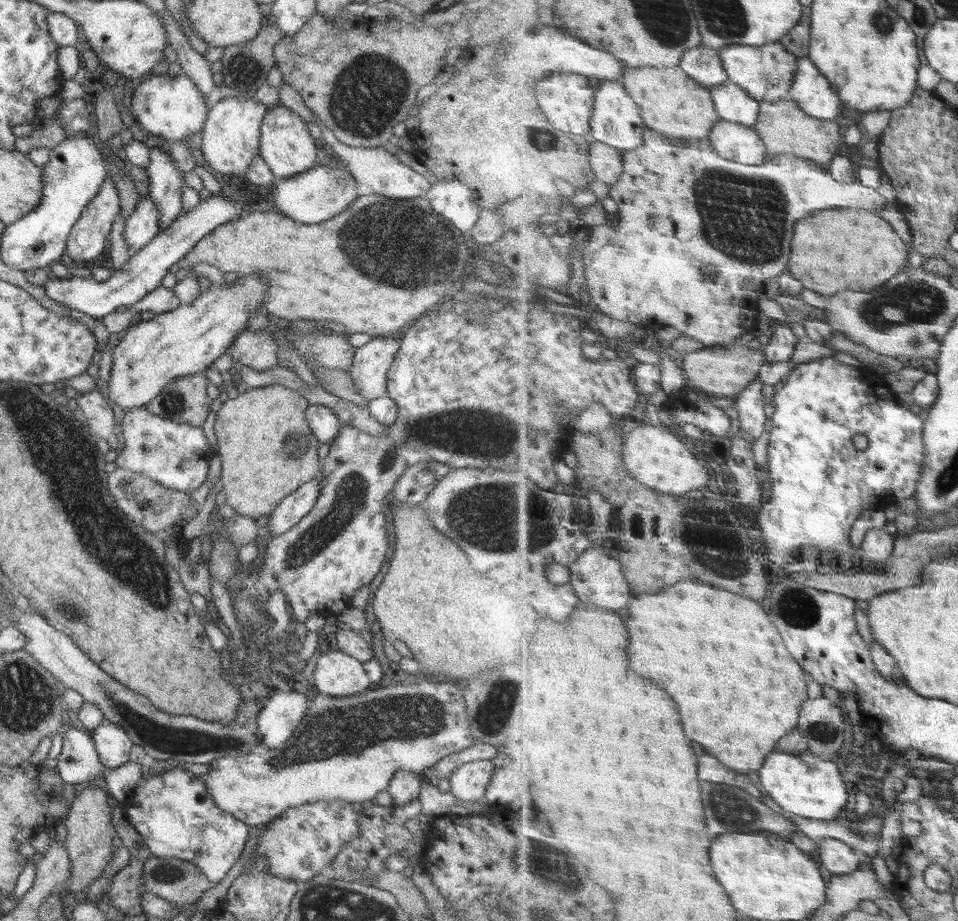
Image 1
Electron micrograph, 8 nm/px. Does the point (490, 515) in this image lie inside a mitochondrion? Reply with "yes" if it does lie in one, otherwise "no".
yes

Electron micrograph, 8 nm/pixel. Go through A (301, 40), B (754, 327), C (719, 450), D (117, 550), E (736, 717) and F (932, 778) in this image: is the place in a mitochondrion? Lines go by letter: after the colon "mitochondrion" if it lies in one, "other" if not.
A: other
B: other
C: other
D: mitochondrion
E: other
F: other

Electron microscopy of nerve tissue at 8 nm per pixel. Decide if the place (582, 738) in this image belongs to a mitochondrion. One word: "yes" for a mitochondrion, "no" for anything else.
no

